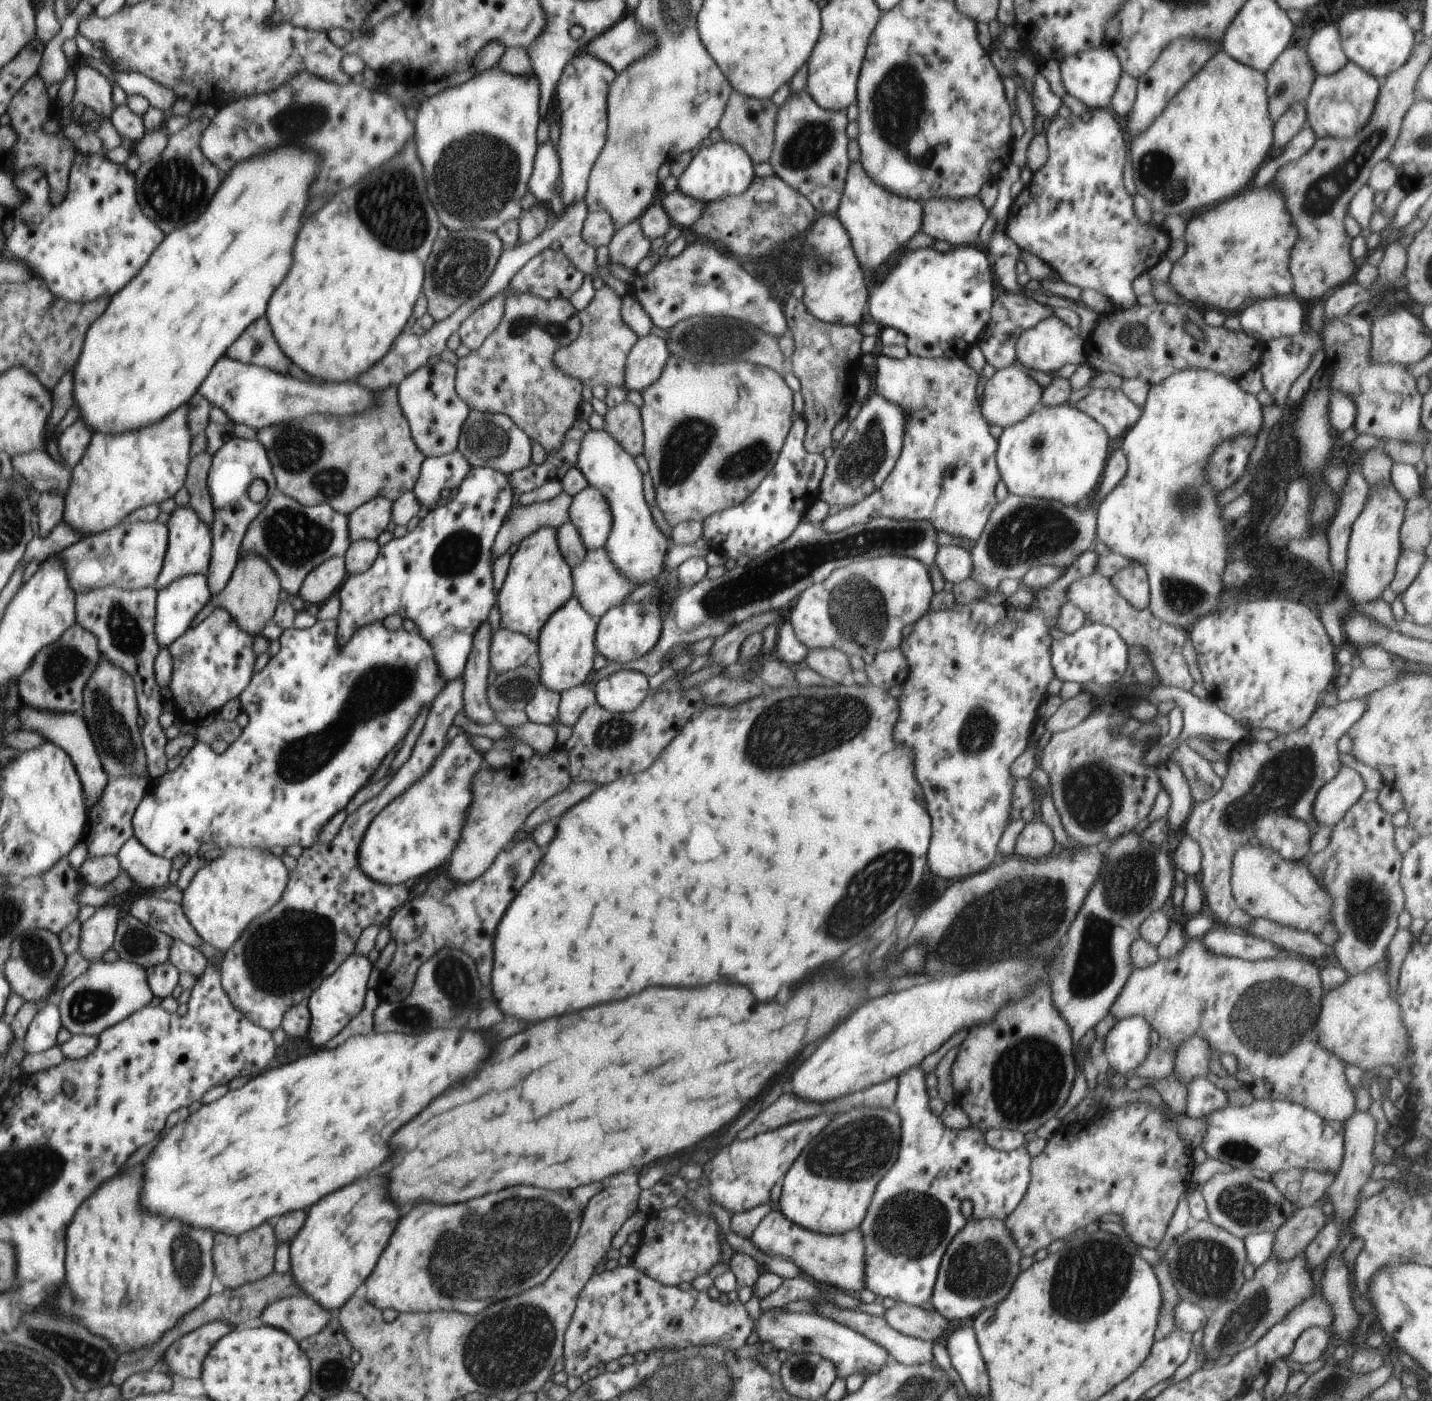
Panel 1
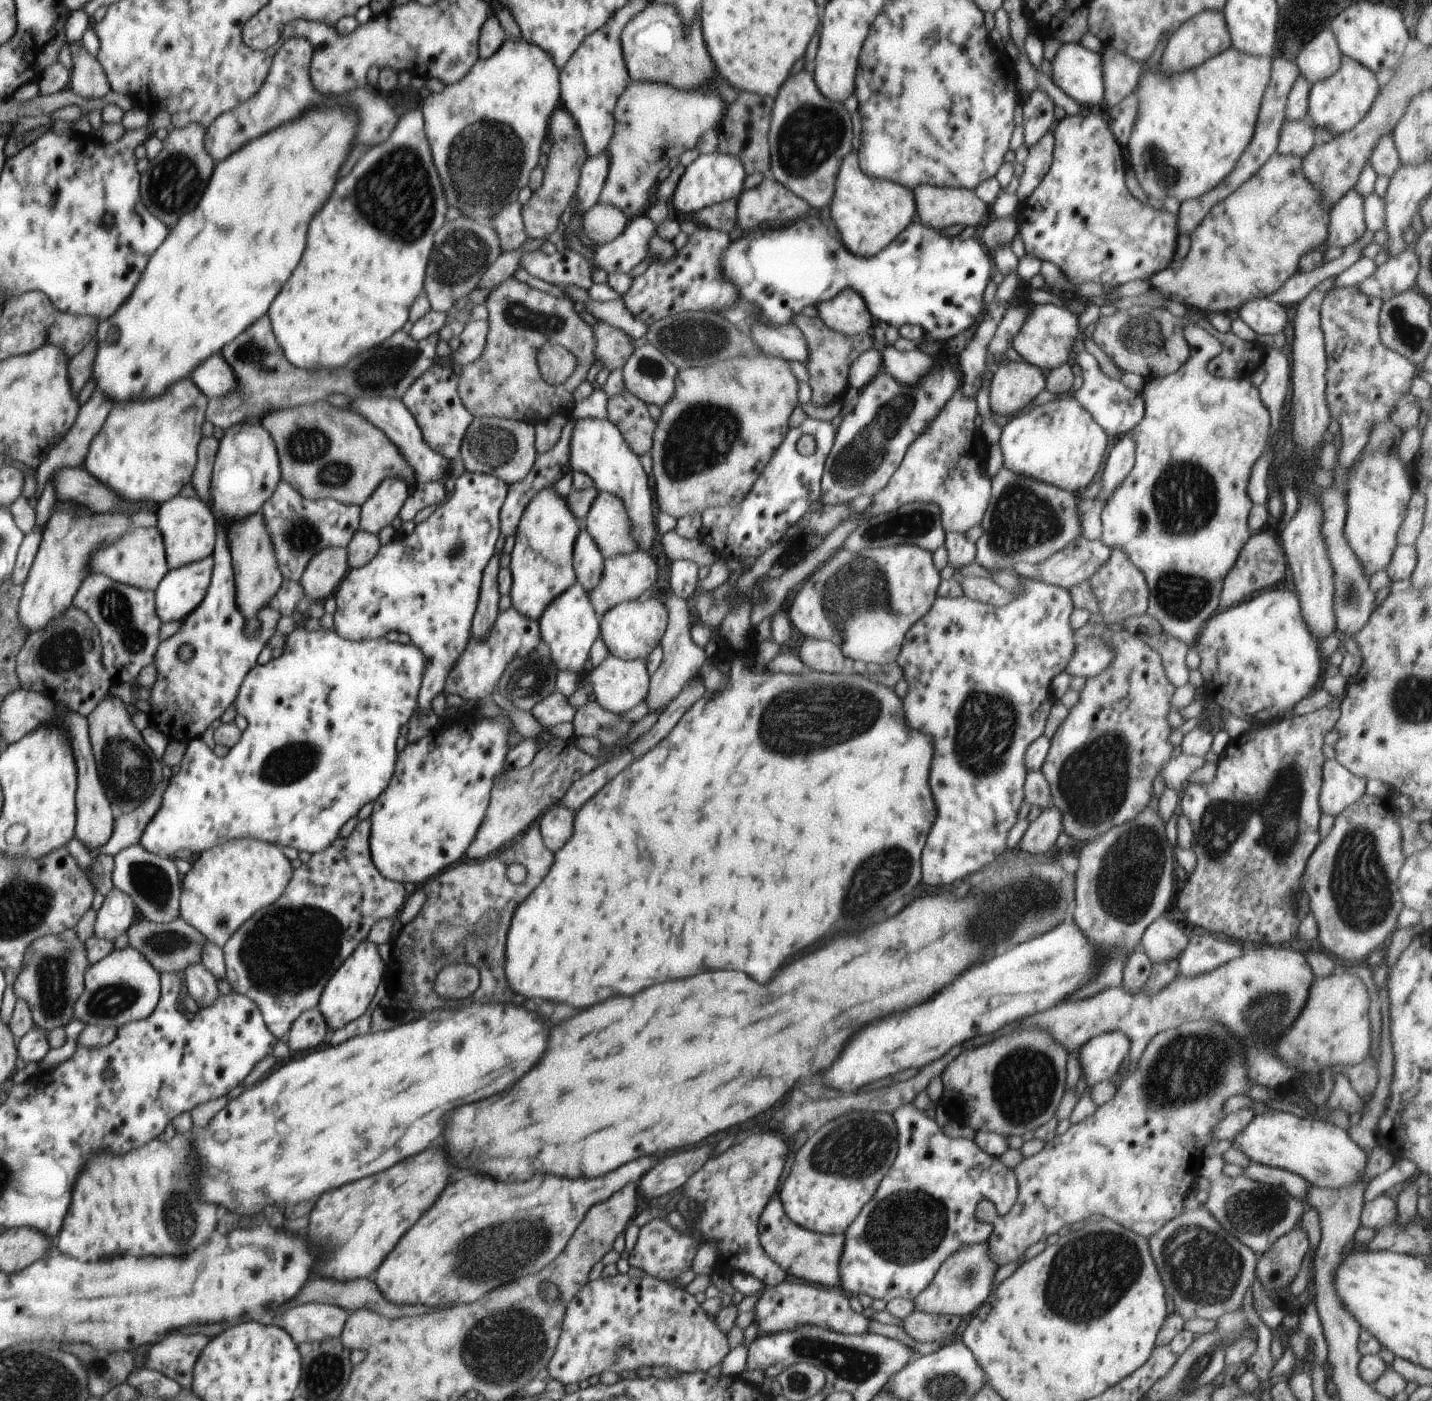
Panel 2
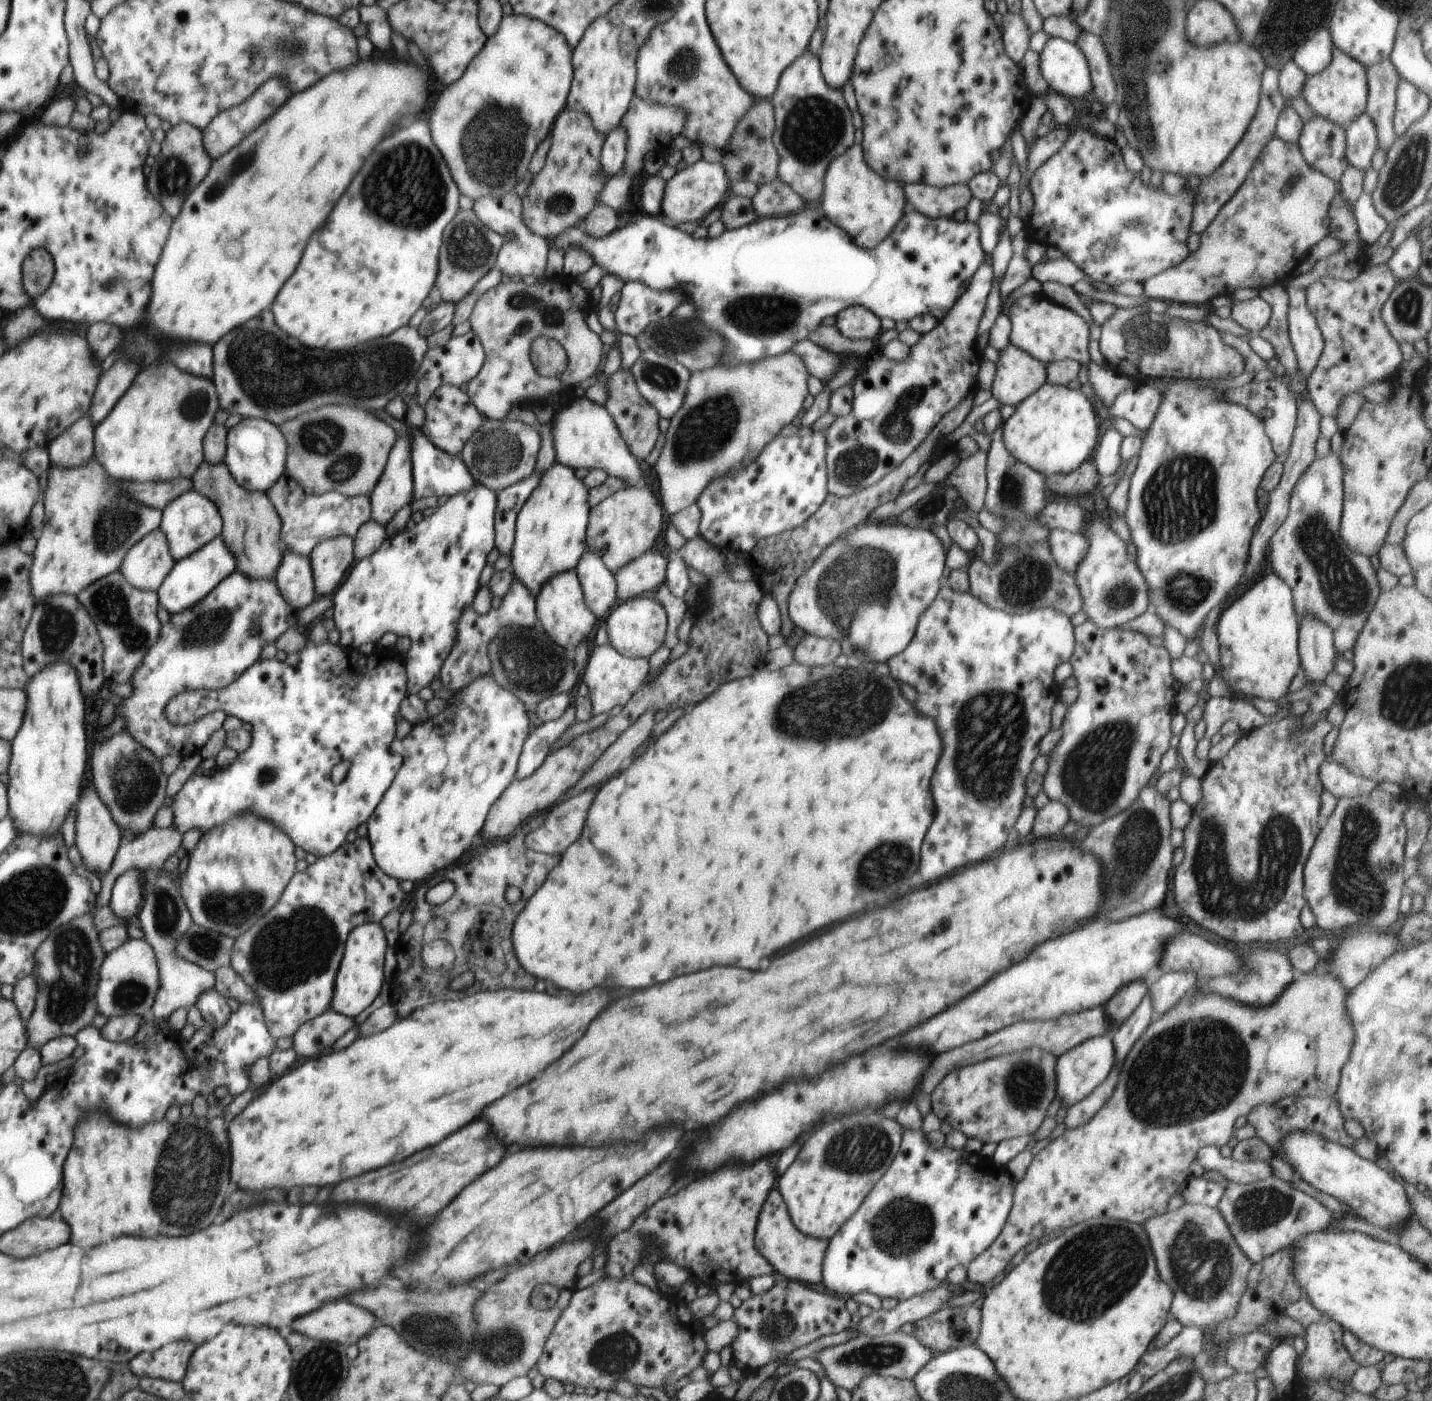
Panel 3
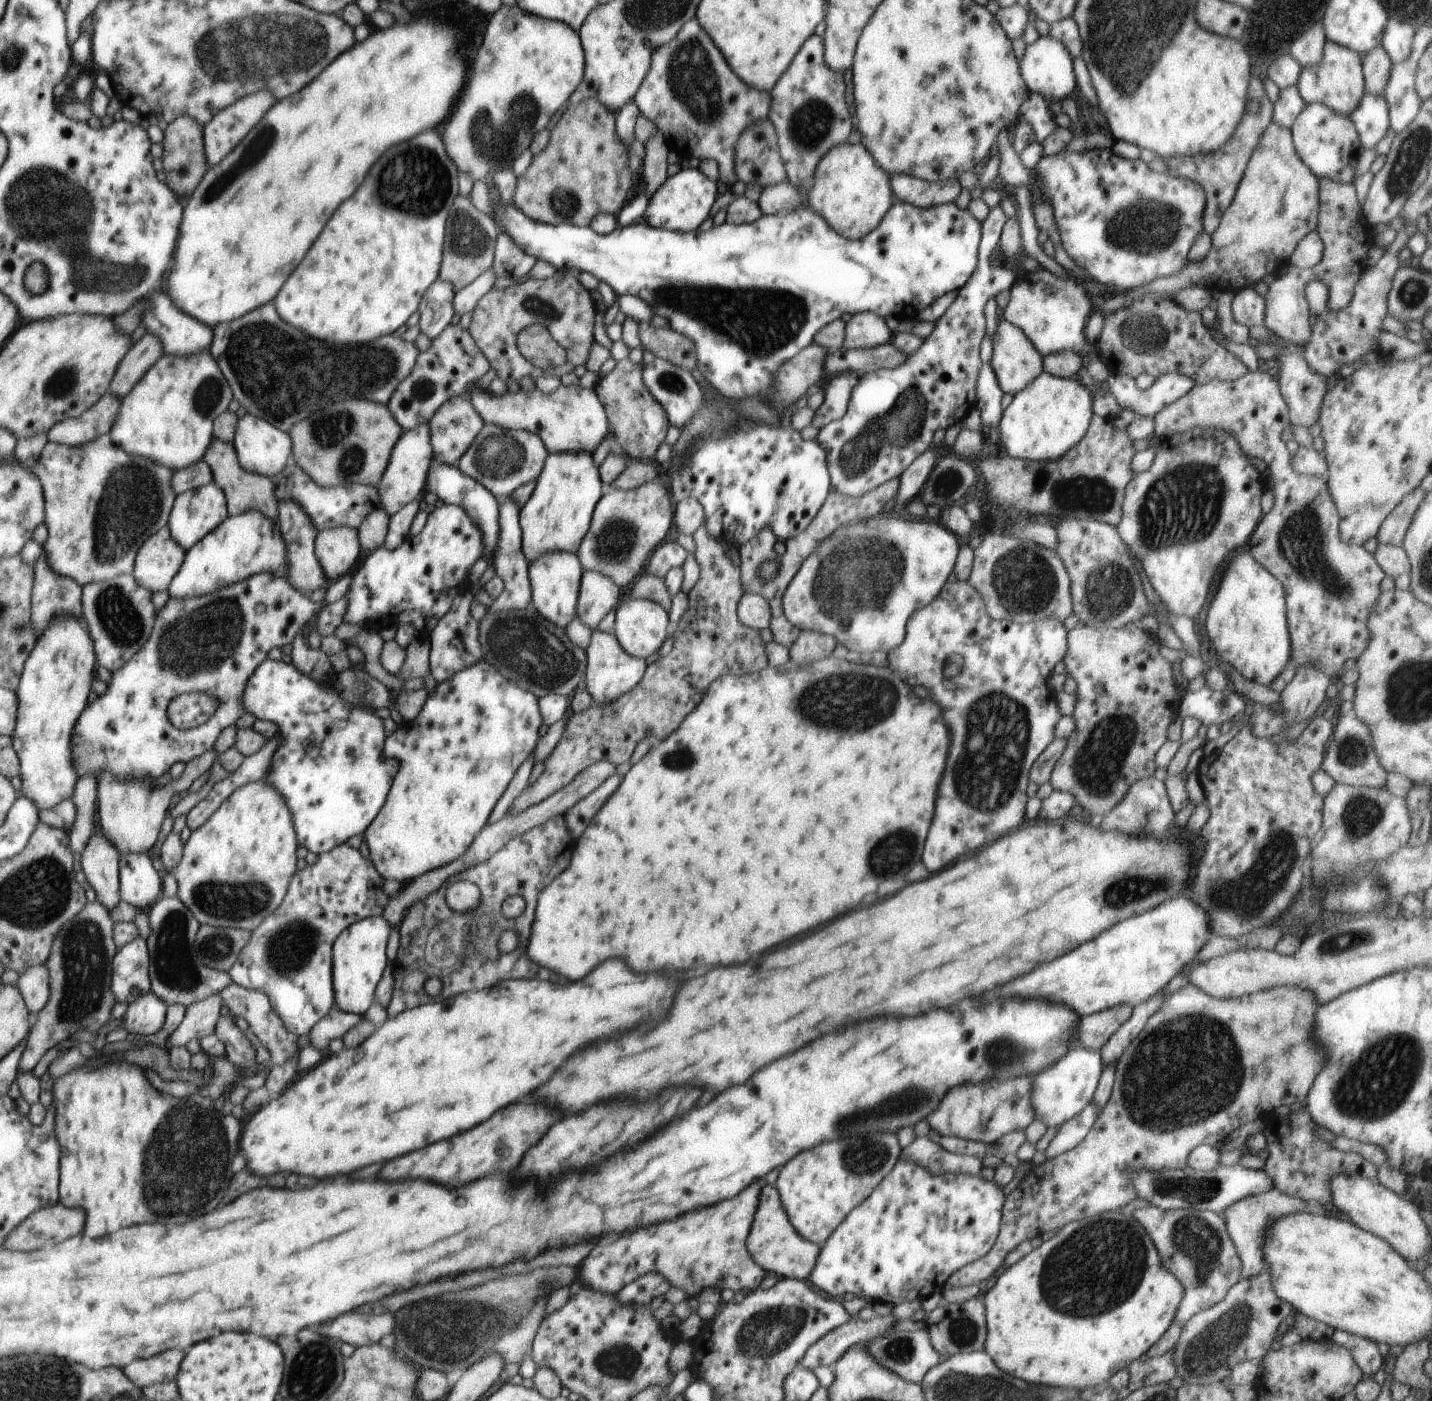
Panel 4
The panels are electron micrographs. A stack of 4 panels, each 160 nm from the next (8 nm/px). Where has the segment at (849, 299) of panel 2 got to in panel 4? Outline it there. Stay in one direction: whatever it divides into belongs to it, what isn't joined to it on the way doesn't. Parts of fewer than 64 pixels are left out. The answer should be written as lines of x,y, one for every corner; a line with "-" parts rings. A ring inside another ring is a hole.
858,312
852,314
851,319
845,323
845,340
843,348
857,349
875,348
880,344
891,343
894,333
889,330
883,317
877,316
872,312

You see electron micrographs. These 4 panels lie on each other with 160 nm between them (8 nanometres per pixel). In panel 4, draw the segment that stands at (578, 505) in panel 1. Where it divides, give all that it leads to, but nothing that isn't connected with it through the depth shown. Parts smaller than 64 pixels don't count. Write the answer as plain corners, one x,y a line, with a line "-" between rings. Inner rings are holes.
660,479
632,490
606,489
593,511
591,526
577,556
581,567
608,576
627,592
642,573
644,564
663,543
674,519
674,502

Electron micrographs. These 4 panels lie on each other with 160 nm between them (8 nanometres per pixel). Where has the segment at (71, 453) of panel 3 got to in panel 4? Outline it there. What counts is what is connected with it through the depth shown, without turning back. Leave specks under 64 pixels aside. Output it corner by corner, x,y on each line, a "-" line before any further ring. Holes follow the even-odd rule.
110,391
83,415
58,423
46,434
48,441
64,446
82,446
102,434
110,433
110,426
120,411
120,398

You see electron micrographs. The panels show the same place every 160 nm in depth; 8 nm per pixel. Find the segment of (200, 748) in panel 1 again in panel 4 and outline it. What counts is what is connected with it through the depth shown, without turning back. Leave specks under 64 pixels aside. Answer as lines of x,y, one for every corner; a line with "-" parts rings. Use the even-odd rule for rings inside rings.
267,658
248,680
242,696
242,708
258,720
274,723
278,730
273,737
278,748
272,756
264,782
268,782
282,798
292,814
294,832
300,847
322,855
345,844
352,836
363,835
386,801
392,782
400,768
396,758
384,753
387,722
370,706
348,704
334,686
302,674
294,664
-
195,691
170,700
166,714
172,726
178,730
188,730
208,722
216,714
218,706
218,698
206,692

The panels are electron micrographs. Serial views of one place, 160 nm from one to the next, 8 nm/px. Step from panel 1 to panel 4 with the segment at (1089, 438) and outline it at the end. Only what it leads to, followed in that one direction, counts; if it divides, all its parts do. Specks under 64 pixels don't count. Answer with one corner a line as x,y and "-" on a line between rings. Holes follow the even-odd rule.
1042,372
1028,388
1013,396
1012,403
1002,412
1000,418
1000,441
1003,450
1012,458
1032,460
1034,462
1054,462
1066,456
1086,436
1093,416
1093,397
1086,385
1077,376
1058,378

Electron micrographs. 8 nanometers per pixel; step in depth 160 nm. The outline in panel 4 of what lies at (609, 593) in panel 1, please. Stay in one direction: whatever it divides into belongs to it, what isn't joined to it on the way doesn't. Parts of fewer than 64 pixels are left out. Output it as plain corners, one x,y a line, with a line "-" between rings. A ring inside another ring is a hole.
677,542
661,543
648,558
640,576
656,576
665,579
666,574
675,566
682,567
688,552

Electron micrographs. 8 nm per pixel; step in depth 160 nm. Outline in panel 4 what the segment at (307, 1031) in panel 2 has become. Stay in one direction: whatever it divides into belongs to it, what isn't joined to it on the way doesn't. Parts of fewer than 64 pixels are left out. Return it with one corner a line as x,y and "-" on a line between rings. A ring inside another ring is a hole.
335,1005
327,1016
318,1020
318,1024
308,1034
310,1044
318,1052
328,1050
331,1040
343,1038
344,1034
362,1018
364,1018
362,1015
356,1013
343,1012

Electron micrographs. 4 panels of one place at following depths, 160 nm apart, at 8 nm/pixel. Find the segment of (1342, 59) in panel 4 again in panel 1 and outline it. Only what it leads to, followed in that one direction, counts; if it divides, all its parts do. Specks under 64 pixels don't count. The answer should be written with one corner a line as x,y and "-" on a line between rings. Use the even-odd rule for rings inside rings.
1348,61
1333,75
1318,75
1311,91
1304,101
1307,110
1307,123
1315,132
1316,138
1348,138
1354,136
1371,118
1380,85
1376,77

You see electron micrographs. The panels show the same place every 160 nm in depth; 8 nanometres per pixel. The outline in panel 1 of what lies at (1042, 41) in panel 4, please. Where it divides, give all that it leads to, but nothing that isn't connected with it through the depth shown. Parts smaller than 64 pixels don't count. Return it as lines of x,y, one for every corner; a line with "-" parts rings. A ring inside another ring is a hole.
1108,46
1088,49
1060,61
1061,81
1066,92
1081,100
1090,110
1110,108
1111,98
1116,92
1123,73
1119,58

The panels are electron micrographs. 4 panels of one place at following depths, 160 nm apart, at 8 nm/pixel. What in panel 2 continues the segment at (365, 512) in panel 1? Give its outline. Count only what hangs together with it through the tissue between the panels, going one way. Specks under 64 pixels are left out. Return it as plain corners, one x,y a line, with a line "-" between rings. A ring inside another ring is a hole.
388,478
362,504
359,529
378,535
399,516
408,496
408,484
402,478

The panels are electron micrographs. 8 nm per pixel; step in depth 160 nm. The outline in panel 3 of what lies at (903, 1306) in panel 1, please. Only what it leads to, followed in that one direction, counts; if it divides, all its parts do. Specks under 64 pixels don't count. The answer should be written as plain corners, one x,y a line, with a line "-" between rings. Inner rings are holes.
972,1305
944,1306
914,1323
913,1336
933,1351
953,1350
976,1344
980,1334
981,1310

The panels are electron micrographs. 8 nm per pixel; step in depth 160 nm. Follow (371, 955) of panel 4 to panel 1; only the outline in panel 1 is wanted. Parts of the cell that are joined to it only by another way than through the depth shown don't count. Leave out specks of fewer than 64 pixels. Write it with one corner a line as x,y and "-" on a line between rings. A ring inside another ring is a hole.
352,953
324,982
311,994
307,1005
311,1014
309,1034
316,1046
324,1046
332,1040
360,1011
365,1003
365,996
370,985
372,962
367,956

